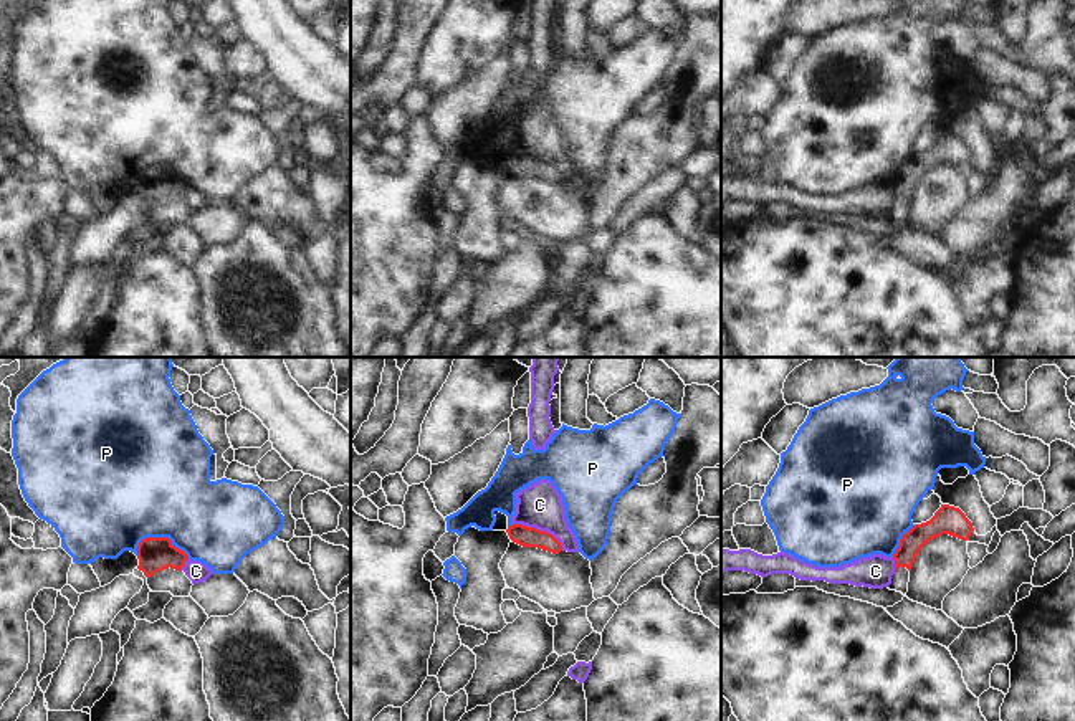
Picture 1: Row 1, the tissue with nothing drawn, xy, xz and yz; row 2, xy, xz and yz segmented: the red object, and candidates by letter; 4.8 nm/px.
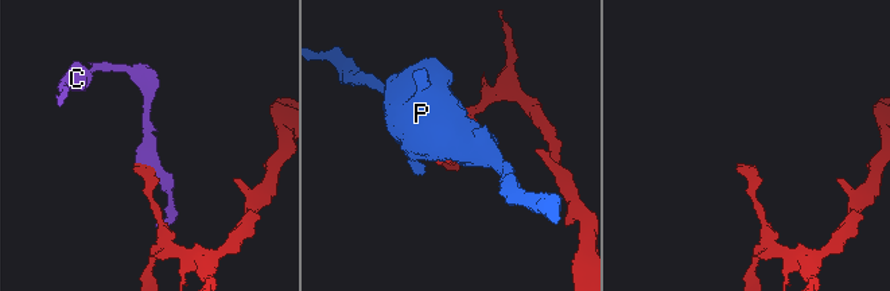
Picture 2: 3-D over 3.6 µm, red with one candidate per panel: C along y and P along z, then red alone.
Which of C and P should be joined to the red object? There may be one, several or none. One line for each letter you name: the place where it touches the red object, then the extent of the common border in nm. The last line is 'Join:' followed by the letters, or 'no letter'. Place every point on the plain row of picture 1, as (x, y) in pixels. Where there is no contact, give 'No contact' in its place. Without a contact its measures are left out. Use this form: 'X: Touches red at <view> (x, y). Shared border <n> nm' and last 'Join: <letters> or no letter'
Join: no letter

